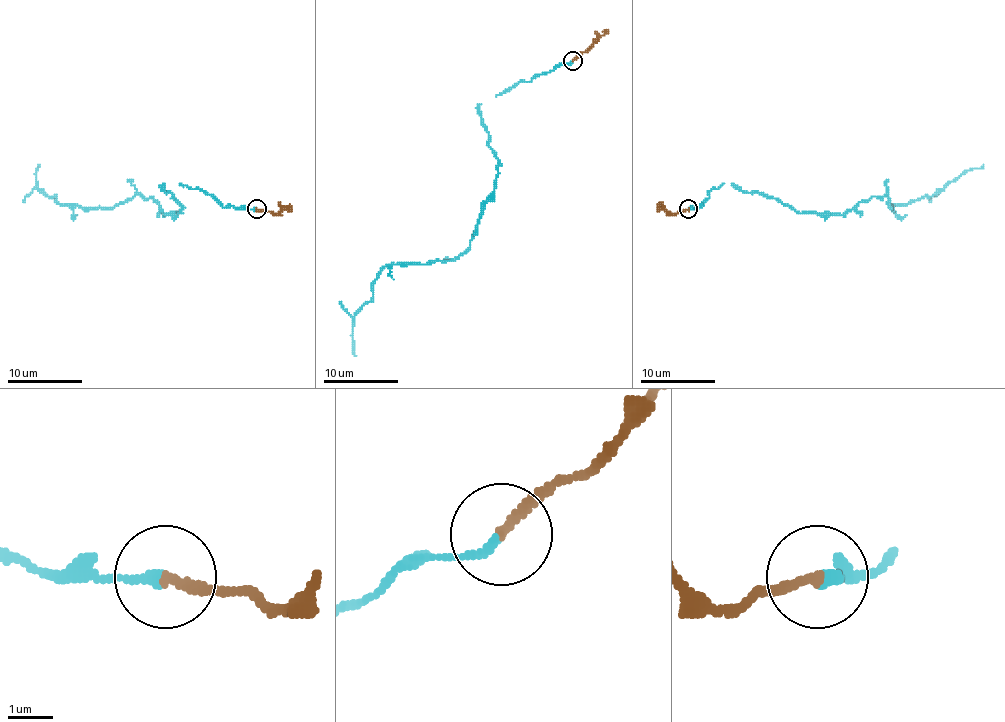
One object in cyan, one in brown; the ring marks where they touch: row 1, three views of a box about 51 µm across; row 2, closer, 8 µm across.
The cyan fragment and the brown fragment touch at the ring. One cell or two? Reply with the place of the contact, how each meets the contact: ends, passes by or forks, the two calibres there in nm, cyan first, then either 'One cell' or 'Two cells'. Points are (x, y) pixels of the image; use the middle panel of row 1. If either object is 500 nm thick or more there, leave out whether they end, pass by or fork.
Place: (573, 61). At the ring cyan ends. At the ring brown ends. Thickness 200 nm (cyan) against 190 nm. One cell

